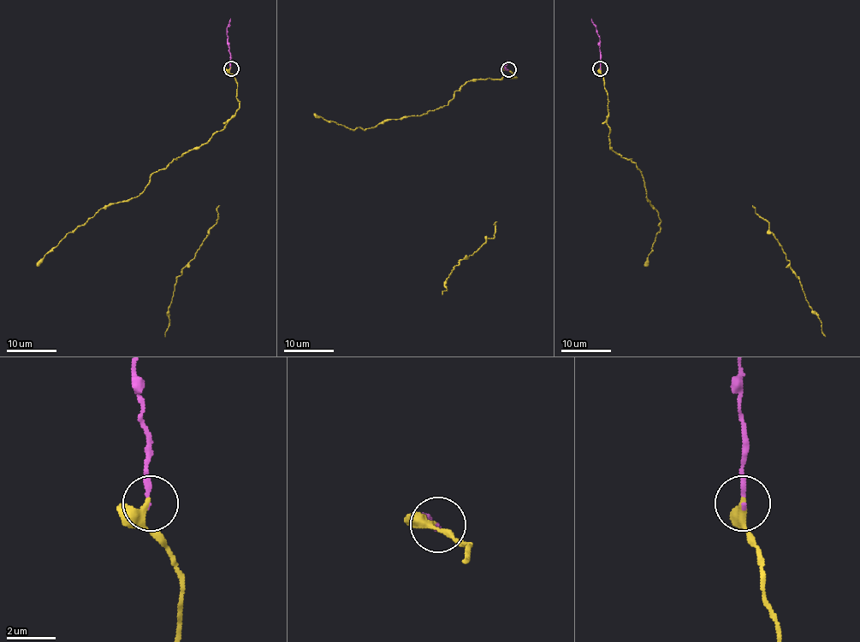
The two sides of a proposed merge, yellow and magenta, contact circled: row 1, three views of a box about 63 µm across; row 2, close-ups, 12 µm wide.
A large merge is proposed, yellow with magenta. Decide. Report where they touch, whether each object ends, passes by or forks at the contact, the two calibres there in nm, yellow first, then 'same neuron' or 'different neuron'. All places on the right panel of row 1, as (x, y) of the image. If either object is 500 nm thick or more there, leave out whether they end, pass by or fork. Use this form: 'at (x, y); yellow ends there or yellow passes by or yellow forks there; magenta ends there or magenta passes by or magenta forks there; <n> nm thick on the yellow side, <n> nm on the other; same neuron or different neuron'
at (600, 68); yellow passes by; magenta ends there; 320 nm thick on the yellow side, 190 nm on the other; same neuron

